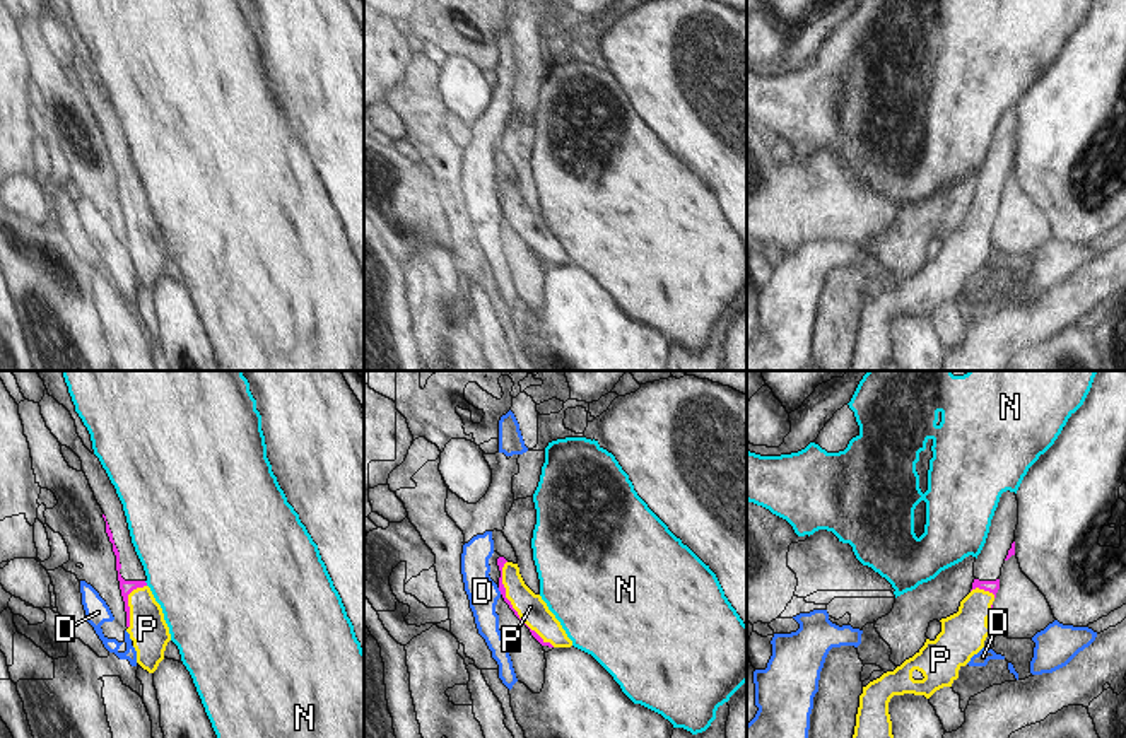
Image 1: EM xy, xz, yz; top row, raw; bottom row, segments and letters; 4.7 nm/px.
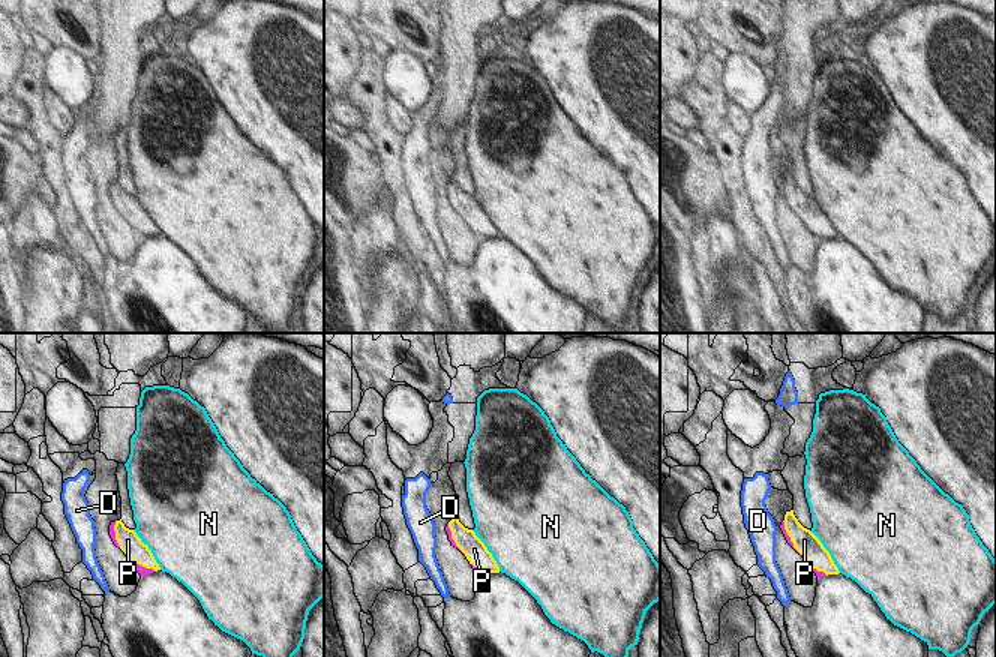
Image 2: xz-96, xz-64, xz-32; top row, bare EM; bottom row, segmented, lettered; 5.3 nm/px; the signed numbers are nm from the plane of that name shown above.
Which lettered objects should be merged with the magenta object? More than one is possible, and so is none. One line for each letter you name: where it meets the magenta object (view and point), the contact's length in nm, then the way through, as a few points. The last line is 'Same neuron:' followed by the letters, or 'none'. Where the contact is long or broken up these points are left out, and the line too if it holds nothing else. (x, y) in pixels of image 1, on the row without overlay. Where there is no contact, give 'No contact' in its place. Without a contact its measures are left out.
P: Touches magenta at xz (511, 224). Shared border 460 nm. Path across: xz (501, 178), (503, 200), (511, 224), (530, 224)
Same neuron: P.

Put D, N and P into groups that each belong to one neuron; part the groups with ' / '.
D / N / P

